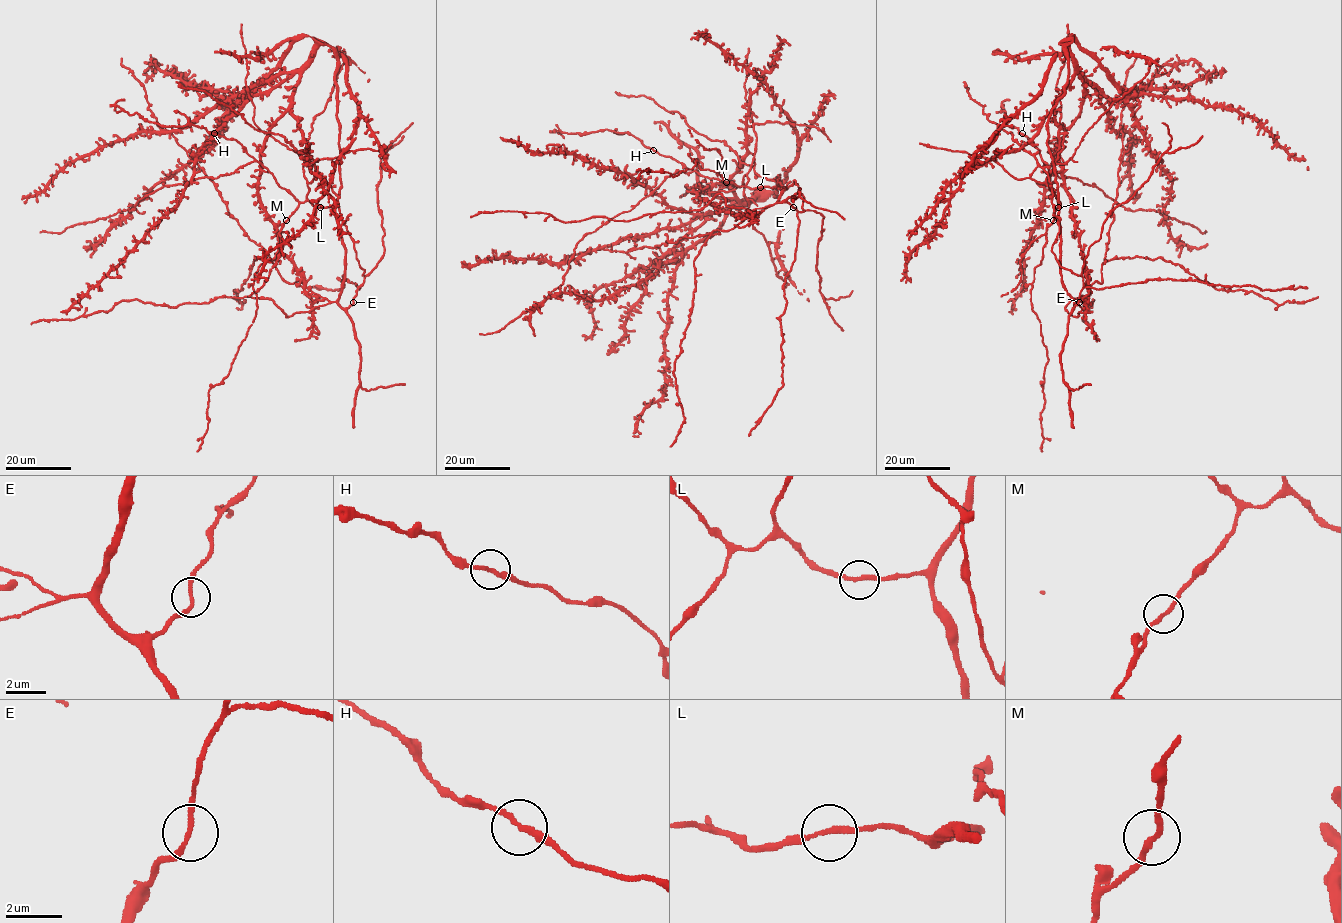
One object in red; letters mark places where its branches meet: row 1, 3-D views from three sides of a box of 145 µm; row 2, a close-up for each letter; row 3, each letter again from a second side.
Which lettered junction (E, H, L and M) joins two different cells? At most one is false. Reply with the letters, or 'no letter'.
no letter

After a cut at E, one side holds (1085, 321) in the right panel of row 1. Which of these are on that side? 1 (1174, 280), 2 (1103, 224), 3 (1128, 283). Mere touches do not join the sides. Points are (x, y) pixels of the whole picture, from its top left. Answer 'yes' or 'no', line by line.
1: no
2: no
3: no

